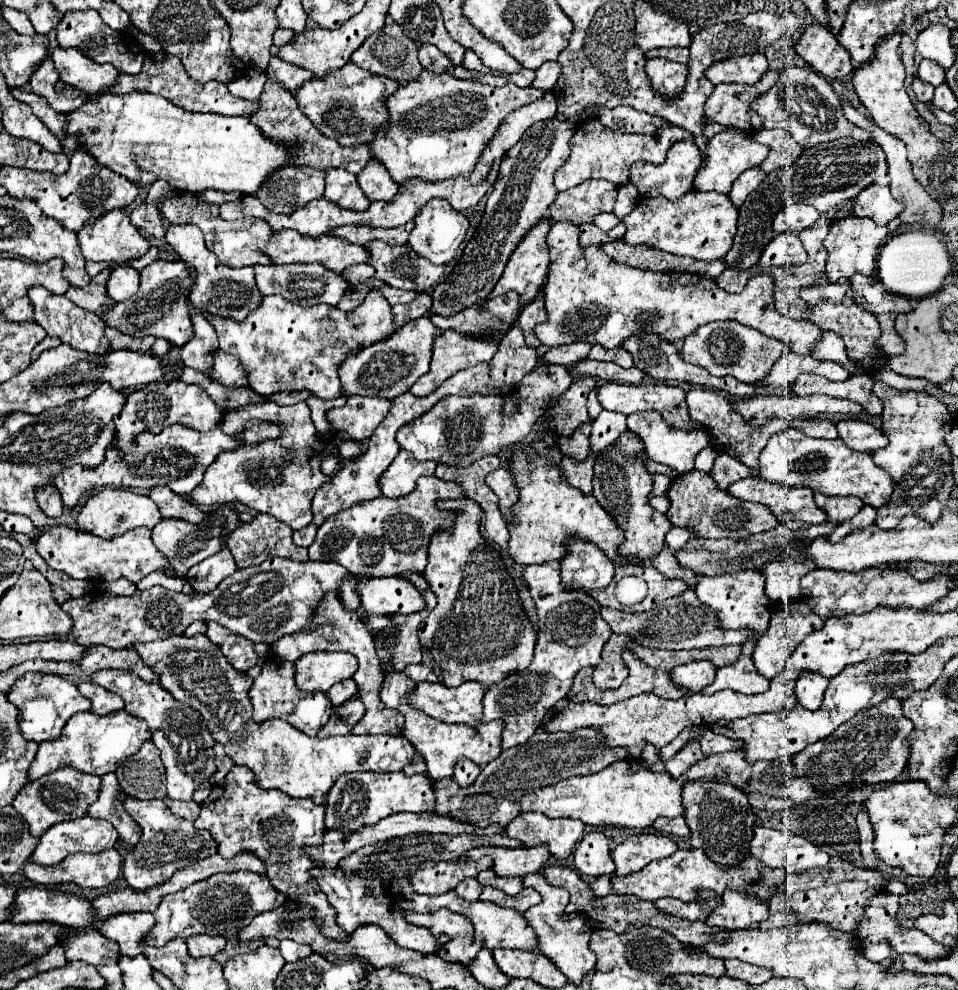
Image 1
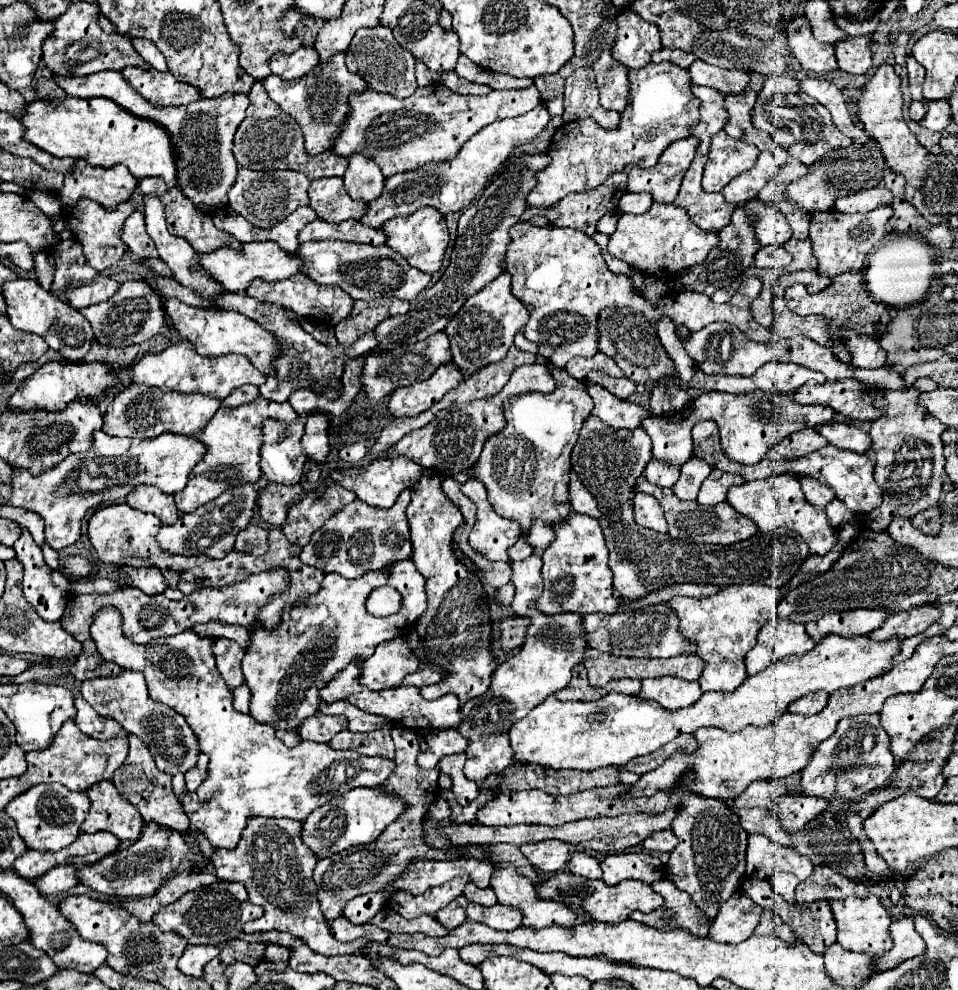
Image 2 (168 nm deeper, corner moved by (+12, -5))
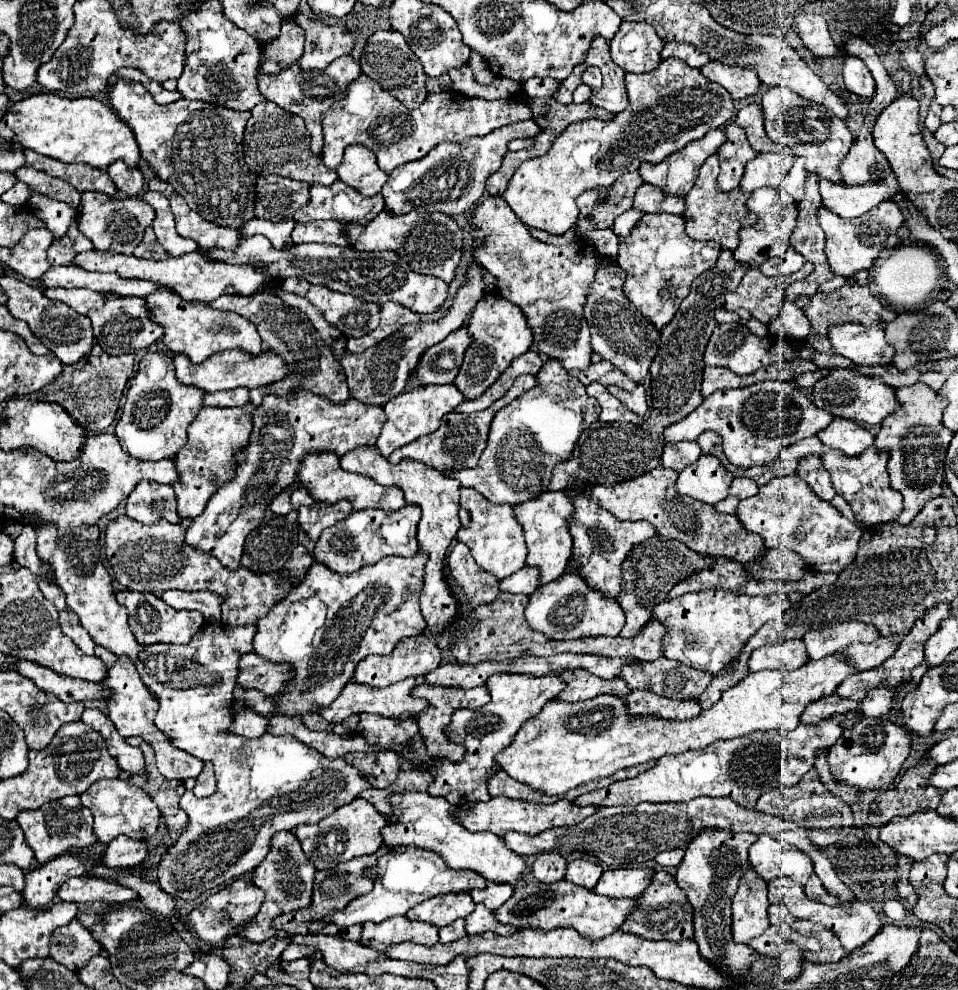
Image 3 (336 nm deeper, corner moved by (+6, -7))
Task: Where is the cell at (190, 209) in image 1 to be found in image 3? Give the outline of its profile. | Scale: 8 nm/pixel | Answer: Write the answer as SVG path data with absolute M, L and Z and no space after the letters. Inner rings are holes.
M154 177L148 183L148 187L154 191L160 191L170 201L170 209L172 209L172 215L176 221L178 235L194 239L202 249L212 249L212 247L234 249L238 245L238 233L234 229L218 227L218 225L202 219L184 201L178 201L176 191L166 181L160 181L158 177Z

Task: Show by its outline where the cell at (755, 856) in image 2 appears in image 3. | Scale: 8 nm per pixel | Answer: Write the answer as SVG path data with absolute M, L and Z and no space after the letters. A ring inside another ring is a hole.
M762 833L758 841L750 847L748 859L766 883L784 875L798 885L806 885L806 881L814 873L812 859L806 853L770 837L768 833Z

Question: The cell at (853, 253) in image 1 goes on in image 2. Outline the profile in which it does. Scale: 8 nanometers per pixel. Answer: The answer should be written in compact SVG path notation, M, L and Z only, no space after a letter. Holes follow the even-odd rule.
M878 207L872 213L872 219L856 217L856 215L842 215L836 209L824 211L824 213L814 213L812 221L810 221L810 241L812 241L814 257L818 259L818 273L832 279L842 273L860 271L866 263L866 255L870 253L870 249L876 247L886 237L884 225L888 223L890 211L892 211L890 207Z

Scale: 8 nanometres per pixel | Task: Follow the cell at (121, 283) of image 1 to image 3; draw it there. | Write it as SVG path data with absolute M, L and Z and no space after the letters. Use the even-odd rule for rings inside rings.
M44 289L42 291L48 299L56 299L62 301L66 305L70 305L74 311L78 311L80 315L86 315L90 309L100 309L106 303L106 297L102 293L90 291L90 289Z

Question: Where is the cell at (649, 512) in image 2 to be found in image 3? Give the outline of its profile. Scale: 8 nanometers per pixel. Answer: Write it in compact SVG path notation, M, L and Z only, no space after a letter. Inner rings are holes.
M574 481L570 489L564 489L568 493L574 513L570 517L570 535L574 539L572 547L572 561L568 569L576 571L594 591L600 591L612 599L618 599L620 587L622 587L622 561L628 557L630 549L634 545L640 545L654 537L656 529L648 521L618 521L610 511L598 507L590 499L590 489L594 485L588 481Z

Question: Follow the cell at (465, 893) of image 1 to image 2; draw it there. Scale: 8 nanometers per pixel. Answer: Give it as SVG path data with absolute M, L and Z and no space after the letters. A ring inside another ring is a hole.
M460 895L460 899L452 899L452 903L448 903L448 907L444 907L444 911L438 911L436 919L446 929L452 931L466 921L466 905L468 905L468 899L464 895Z

